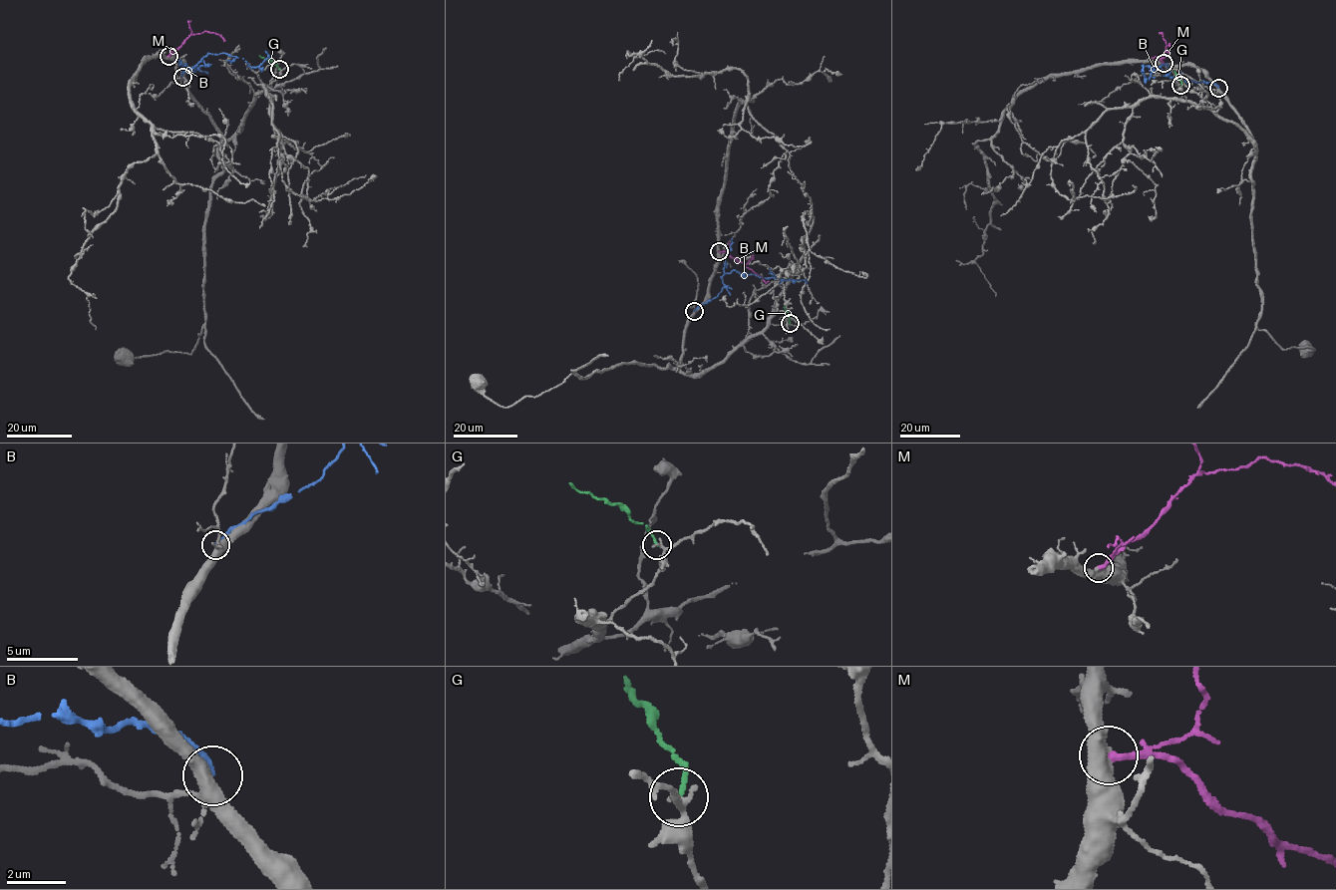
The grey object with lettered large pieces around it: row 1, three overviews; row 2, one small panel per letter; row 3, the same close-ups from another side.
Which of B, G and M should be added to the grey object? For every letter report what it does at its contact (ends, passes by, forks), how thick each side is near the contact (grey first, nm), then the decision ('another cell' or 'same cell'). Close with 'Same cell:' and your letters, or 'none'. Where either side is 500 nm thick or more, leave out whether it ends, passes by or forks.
B: it ends | 400/180 nm | another cell
G: it ends | 180/160 nm | another cell
M: 500/280 nm | another cell
Same cell: none

